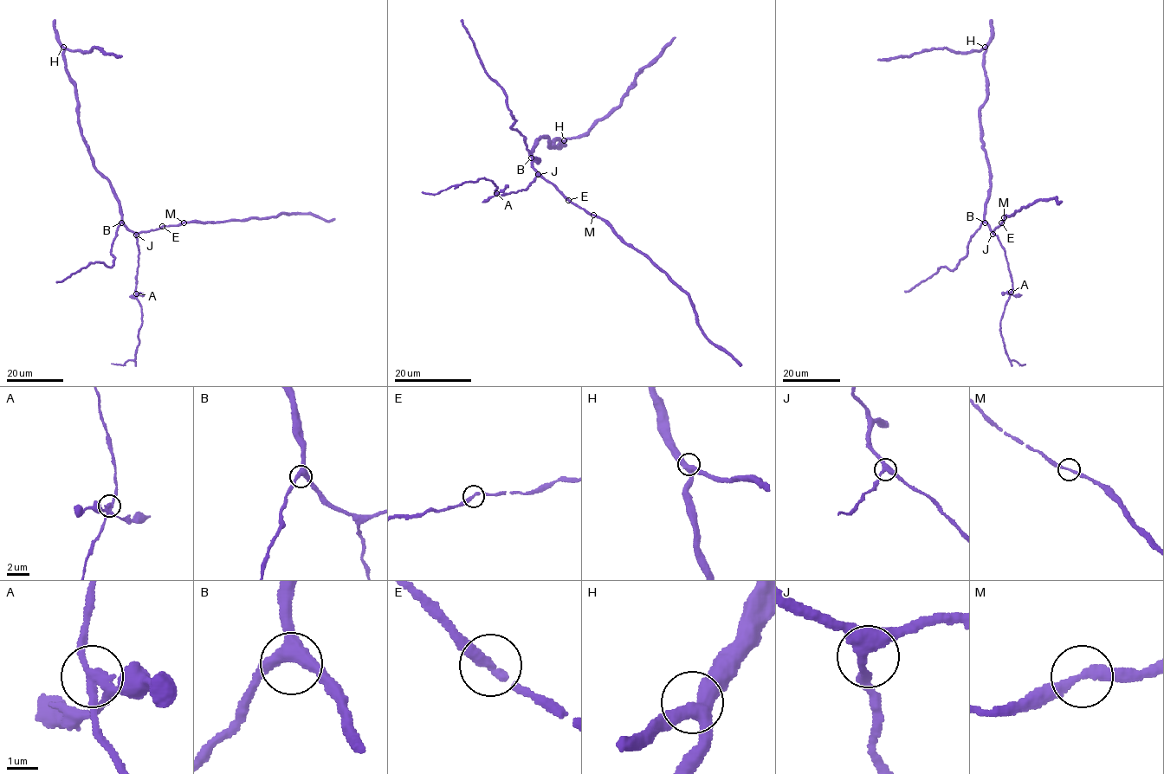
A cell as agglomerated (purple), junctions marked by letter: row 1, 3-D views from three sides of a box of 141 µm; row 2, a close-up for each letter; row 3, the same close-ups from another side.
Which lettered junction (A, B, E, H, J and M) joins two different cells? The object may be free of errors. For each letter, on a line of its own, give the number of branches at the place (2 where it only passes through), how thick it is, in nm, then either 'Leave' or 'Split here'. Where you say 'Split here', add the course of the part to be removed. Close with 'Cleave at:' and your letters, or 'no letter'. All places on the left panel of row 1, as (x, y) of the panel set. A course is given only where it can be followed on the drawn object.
A: Branches: 4. Thickness 240 nm. Split here
B: Branches: 3. Thickness 400 nm. Leave
E: Branches: 2. Thickness 280 nm. Leave
H: Branches: 3. Thickness 400 nm. Leave
J: Branches: 3. Thickness 360 nm. Leave
M: Branches: 2. Thickness 260 nm. Leave
Cleave at: A

